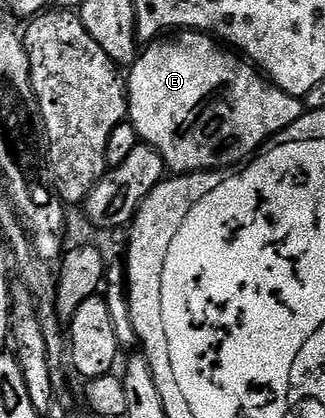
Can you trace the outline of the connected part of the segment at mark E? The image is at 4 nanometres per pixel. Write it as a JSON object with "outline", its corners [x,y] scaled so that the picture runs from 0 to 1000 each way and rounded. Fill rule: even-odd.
{"outline":[[[554,72],[538,81],[508,84],[477,100],[458,103],[455,115],[422,132],[418,146],[400,156],[388,182],[388,218],[394,222],[391,285],[412,301],[422,328],[440,342],[458,344],[505,383],[508,404],[529,416],[575,416],[585,411],[662,411],[665,404],[705,404],[760,385],[868,311],[880,311],[911,285],[932,278],[942,261],[914,232],[880,225],[852,211],[834,191],[815,187],[760,141],[742,139],[723,122],[705,120],[686,103],[668,100],[649,84],[600,72]]]}

